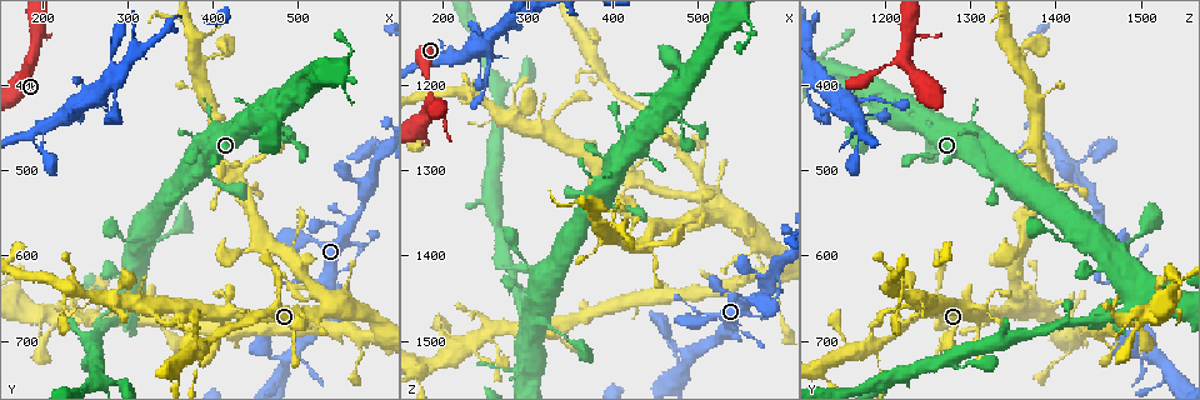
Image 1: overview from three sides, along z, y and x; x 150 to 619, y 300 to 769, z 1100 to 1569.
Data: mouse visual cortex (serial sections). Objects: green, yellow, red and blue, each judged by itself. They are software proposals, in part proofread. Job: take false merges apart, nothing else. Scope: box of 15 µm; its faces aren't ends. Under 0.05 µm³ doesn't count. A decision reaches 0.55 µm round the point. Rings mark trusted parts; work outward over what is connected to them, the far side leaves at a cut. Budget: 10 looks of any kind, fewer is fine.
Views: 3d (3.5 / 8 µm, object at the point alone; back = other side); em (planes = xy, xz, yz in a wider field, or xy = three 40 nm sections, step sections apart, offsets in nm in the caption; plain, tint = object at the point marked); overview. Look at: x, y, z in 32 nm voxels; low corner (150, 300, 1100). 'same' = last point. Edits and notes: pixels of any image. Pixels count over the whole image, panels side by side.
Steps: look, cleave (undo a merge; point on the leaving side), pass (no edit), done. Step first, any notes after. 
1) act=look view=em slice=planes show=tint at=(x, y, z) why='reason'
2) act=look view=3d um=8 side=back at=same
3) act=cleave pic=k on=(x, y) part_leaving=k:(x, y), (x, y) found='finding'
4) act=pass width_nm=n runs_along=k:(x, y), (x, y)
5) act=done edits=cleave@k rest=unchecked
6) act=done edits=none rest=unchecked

act=look view=3d um=3.5 at=(540, 660, 1350) why='three arms meet'

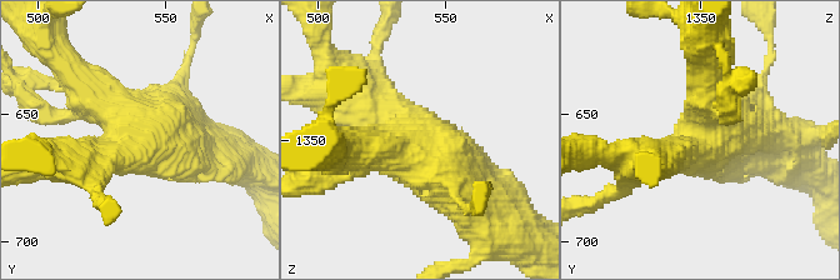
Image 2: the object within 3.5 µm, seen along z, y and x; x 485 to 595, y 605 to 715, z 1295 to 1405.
act=look view=em slice=xy step=3 show=tint at=(541, 661, 1347) arms=3 arm_widths_nm=500,500,600

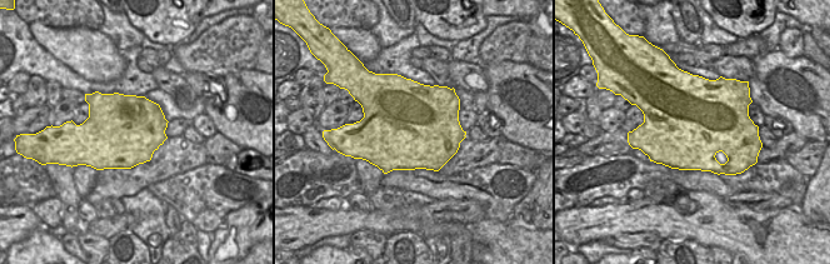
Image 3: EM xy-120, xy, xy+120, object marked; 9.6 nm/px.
act=pass width_nm=850 runs_along=2:(356, 93), (440, 150), (468, 199) found='one cell here'

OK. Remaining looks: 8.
act=look view=em slice=xy step=2 show=tint at=(460, 705, 1485) why='thin neck'

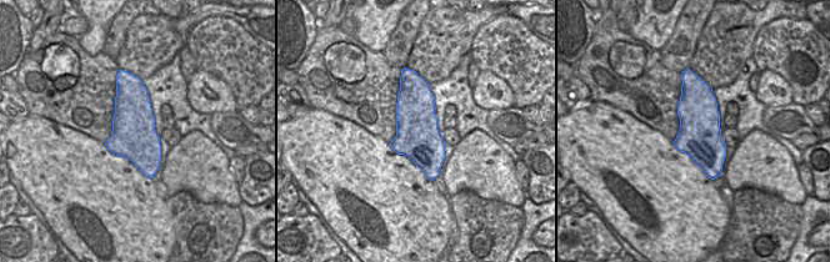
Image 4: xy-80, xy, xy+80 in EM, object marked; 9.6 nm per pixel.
act=look view=3d um=3.5 at=same

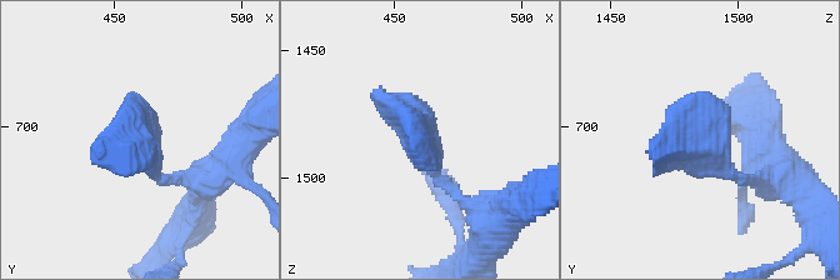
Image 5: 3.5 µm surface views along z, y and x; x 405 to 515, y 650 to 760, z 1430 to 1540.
act=pass runs_along=5:(465, 201), (373, 93) found='all the same cell'

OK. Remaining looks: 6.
act=look view=3d um=8 at=(375, 685, 1465) why='calibre changes'

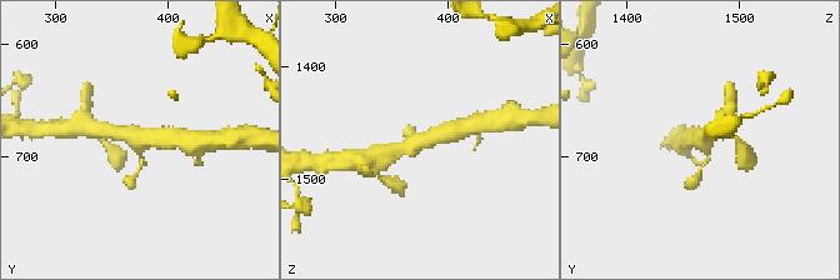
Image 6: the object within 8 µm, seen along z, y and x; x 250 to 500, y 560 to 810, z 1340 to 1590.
act=look view=3d um=3.5 at=(376, 682, 1468) why='zoom in'

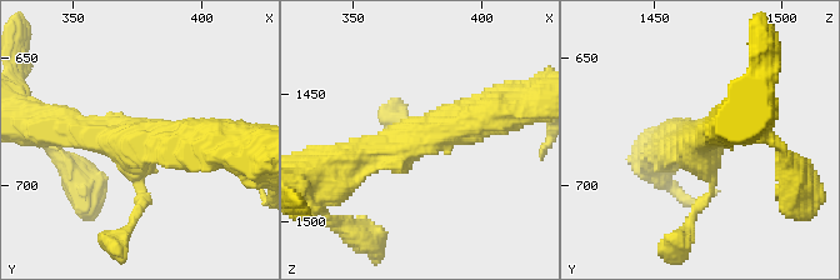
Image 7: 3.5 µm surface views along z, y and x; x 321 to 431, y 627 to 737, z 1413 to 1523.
act=pass runs_along=7:(500, 108), (346, 163) found='continuous, no second cell'

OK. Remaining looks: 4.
act=look view=3d um=3.5 at=(505, 610, 1335)

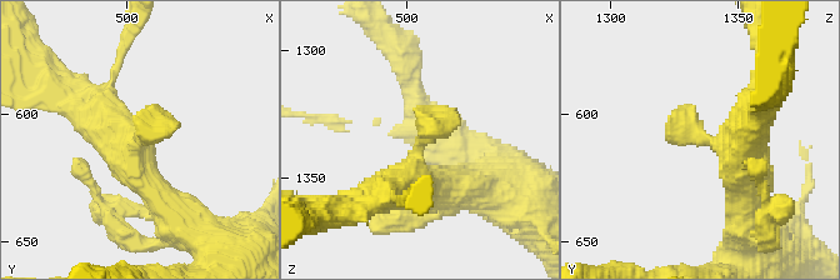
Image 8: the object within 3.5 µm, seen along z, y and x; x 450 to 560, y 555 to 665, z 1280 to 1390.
act=look view=em slice=xy step=5 show=tint at=(504, 610, 1338)

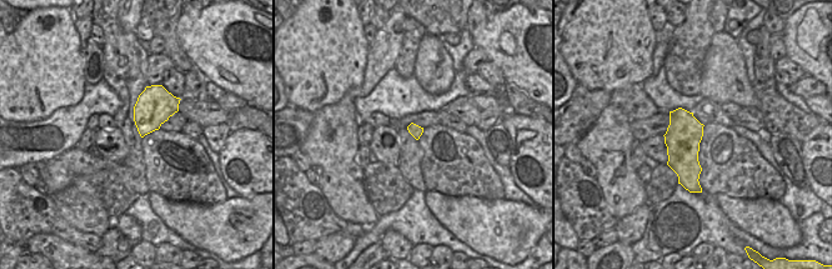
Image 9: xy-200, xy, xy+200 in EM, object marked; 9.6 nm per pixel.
act=pass runs_along=8:(746, 185), (743, 146), (681, 124) found='all the same cell'

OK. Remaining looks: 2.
act=done edits=none rest=unchecked

